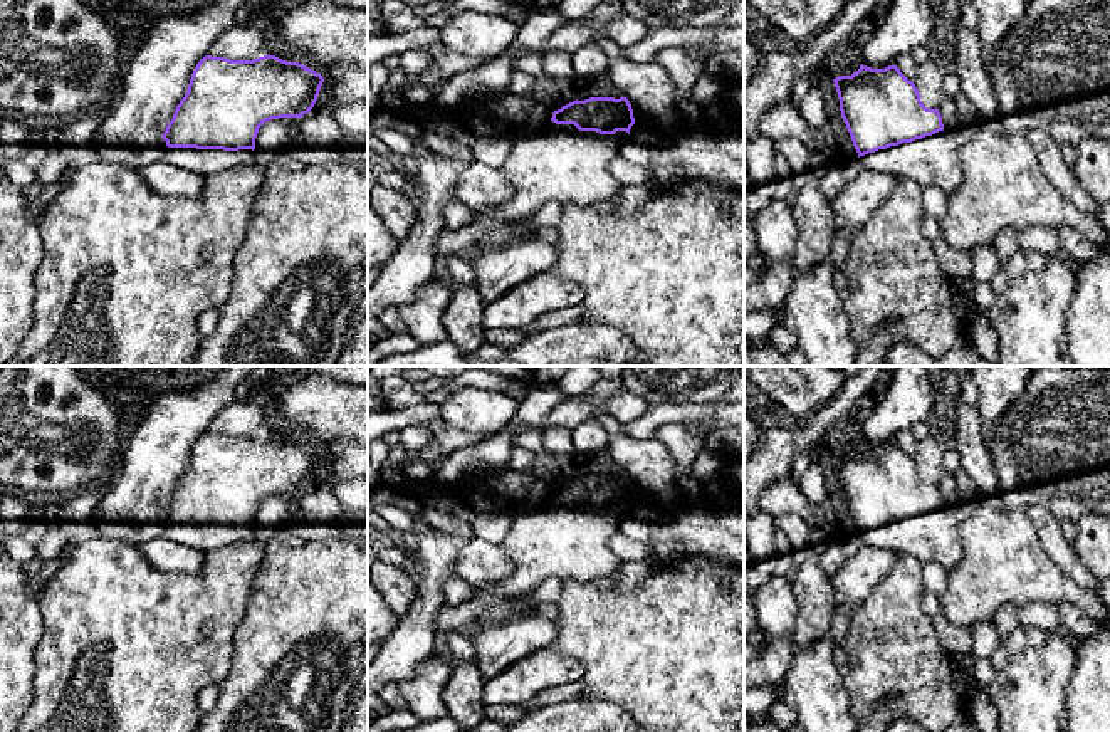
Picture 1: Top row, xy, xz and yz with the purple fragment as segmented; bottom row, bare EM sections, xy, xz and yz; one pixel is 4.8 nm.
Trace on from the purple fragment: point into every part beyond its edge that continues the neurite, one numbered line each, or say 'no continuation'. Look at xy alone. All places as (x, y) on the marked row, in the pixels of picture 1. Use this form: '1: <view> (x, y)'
1: xy (204, 162)

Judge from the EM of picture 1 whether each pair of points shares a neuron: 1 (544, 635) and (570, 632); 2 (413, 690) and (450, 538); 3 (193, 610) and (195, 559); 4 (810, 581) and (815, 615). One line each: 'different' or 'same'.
1: different
2: different
3: different
4: same

